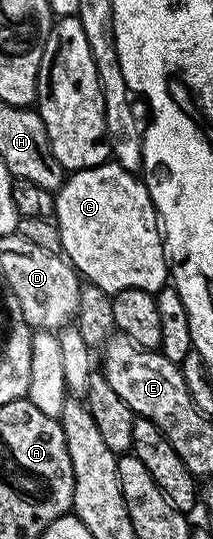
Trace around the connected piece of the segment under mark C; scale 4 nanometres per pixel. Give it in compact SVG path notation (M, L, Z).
M109 161L71 172L55 197L54 222L62 237L63 254L87 282L111 296L122 289L155 293L169 282L162 228L143 178Z

